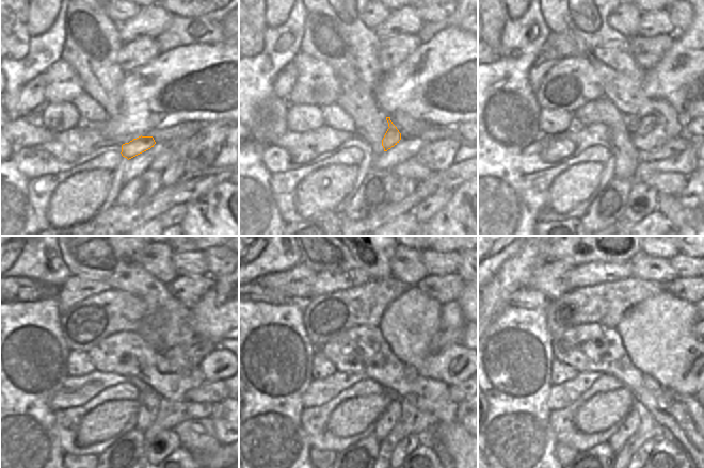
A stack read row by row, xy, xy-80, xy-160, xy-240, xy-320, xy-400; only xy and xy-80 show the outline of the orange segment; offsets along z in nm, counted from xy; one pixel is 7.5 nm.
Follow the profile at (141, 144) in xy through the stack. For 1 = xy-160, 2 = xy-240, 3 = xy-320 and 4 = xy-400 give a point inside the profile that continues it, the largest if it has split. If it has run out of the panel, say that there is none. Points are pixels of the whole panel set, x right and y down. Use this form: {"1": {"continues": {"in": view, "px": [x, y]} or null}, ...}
{"1": {"continues": {"in": "xy-160", "px": [635, 126]}}, "2": {"continues": {"in": "xy-240", "px": [190, 354]}}, "3": {"continues": {"in": "xy-320", "px": [444, 338]}}, "4": {"continues": {"in": "xy-400", "px": [694, 326]}}}

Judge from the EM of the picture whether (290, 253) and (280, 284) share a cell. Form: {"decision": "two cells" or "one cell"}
{"decision": "two cells"}

